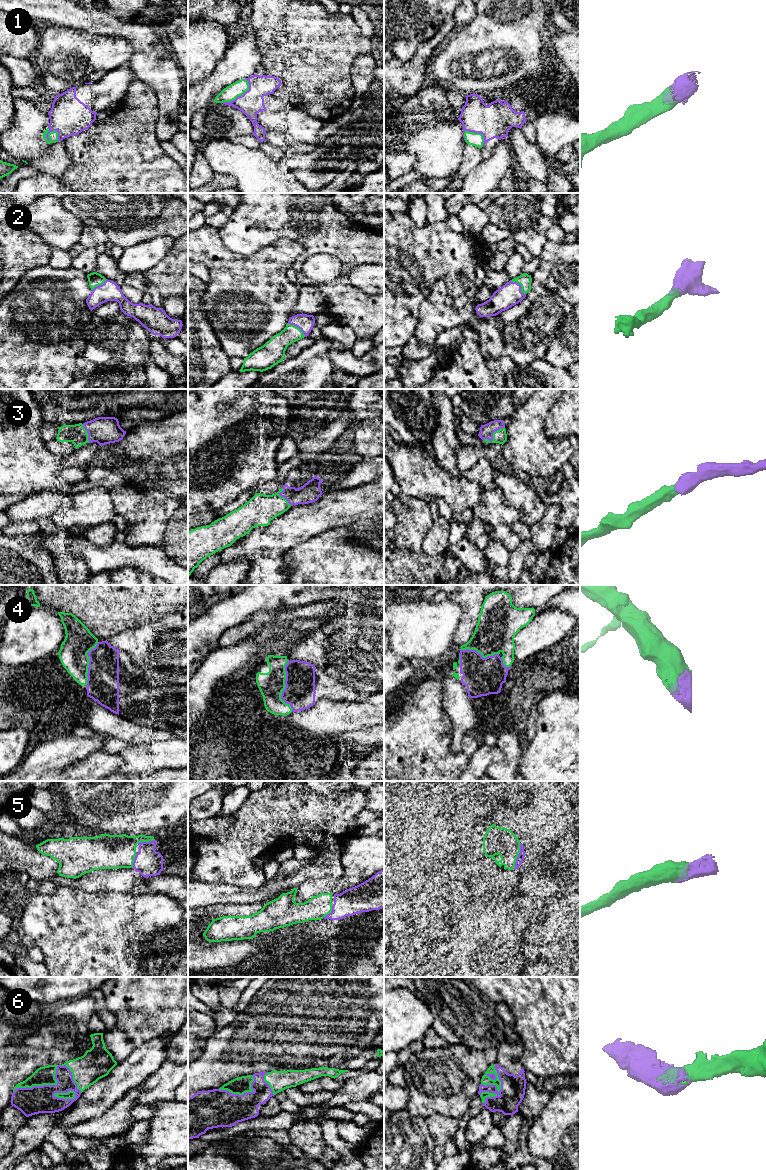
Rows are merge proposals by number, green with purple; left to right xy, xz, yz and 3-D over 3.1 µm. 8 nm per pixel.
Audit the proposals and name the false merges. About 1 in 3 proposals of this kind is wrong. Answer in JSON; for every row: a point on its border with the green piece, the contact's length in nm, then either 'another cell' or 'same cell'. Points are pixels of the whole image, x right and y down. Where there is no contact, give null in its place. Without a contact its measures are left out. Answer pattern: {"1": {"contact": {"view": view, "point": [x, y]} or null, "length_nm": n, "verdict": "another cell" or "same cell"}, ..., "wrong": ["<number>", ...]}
{"1": {"contact": {"view": "xy", "point": [56, 131]}, "length_nm": 140, "verdict": "same cell"}, "2": {"contact": {"view": "yz", "point": [520, 284]}, "length_nm": 170, "verdict": "same cell"}, "3": {"contact": {"view": "yz", "point": [493, 435]}, "length_nm": 200, "verdict": "same cell"}, "4": {"contact": {"view": "xz", "point": [285, 686]}, "length_nm": 420, "verdict": "same cell"}, "5": {"contact": {"view": "yz", "point": [517, 856]}, "length_nm": 220, "verdict": "same cell"}, "6": {"contact": {"view": "yz", "point": [498, 1078]}, "length_nm": 240, "verdict": "same cell"}, "wrong": []}

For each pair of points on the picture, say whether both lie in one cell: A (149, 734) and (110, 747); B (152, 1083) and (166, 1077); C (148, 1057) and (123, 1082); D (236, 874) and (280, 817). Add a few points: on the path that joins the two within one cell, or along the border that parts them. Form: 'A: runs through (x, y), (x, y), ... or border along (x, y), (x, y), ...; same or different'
A: border along (109, 736), (131, 744); different
B: runs through (155, 1081), (163, 1080); same
C: runs through (142, 1063), (129, 1076); same
D: runs through (237, 860), (266, 831); same

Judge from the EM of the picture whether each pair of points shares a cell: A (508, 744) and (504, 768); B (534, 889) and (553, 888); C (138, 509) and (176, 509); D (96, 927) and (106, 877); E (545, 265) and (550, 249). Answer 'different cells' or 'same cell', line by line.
A: same cell
B: same cell
C: same cell
D: different cells
E: same cell

